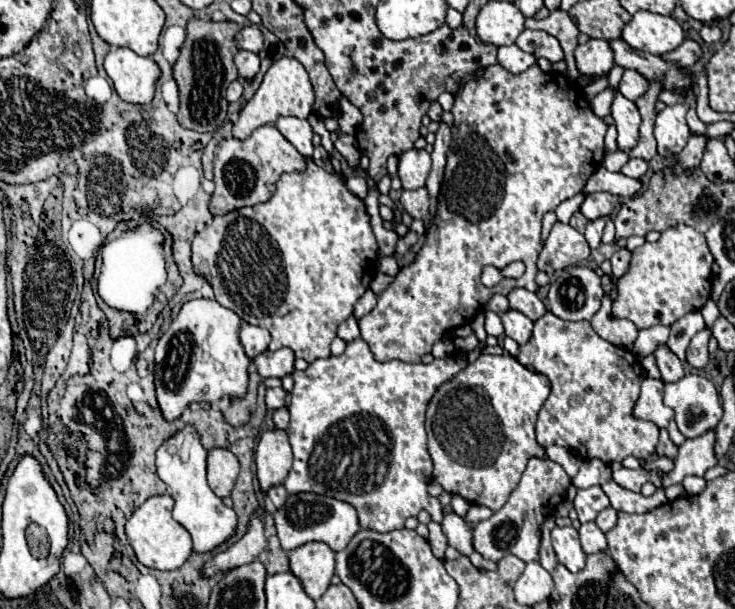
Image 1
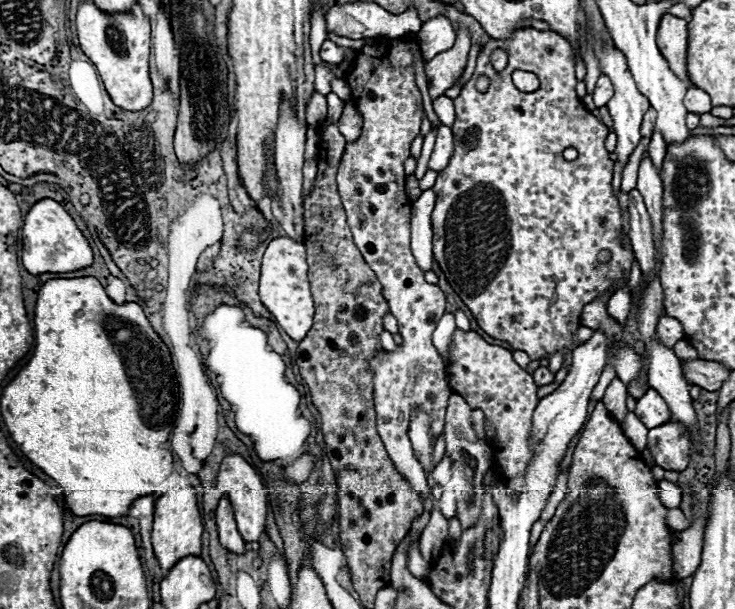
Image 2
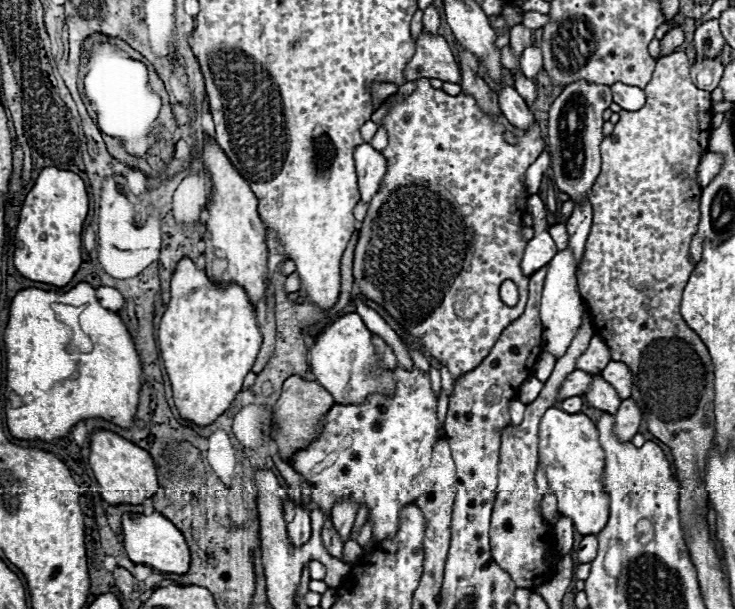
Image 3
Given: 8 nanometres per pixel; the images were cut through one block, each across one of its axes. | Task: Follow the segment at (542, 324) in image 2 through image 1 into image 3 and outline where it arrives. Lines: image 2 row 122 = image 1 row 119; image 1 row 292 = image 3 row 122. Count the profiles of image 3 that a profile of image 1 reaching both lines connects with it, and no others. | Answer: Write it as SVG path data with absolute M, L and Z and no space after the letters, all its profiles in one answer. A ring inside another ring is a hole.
M428 78L416 80L412 94L394 94L386 104L388 112L380 126L388 132L388 146L382 150L388 166L358 230L354 280L366 298L382 306L406 330L406 334L418 340L440 364L448 366L452 378L460 378L472 372L486 354L490 354L502 330L524 312L528 278L522 274L518 262L522 258L522 246L526 246L526 240L520 234L520 224L528 196L524 196L522 180L526 168L542 154L544 140L538 124L528 132L522 132L516 126L510 126L502 116L498 122L492 122L490 116L478 108L472 96L450 96L444 90L432 88ZM508 130L518 138L516 144L504 140ZM464 206L470 206L472 214L466 216ZM504 280L514 280L520 290L520 300L514 308L500 300L500 286ZM428 300L442 300L430 316Z

